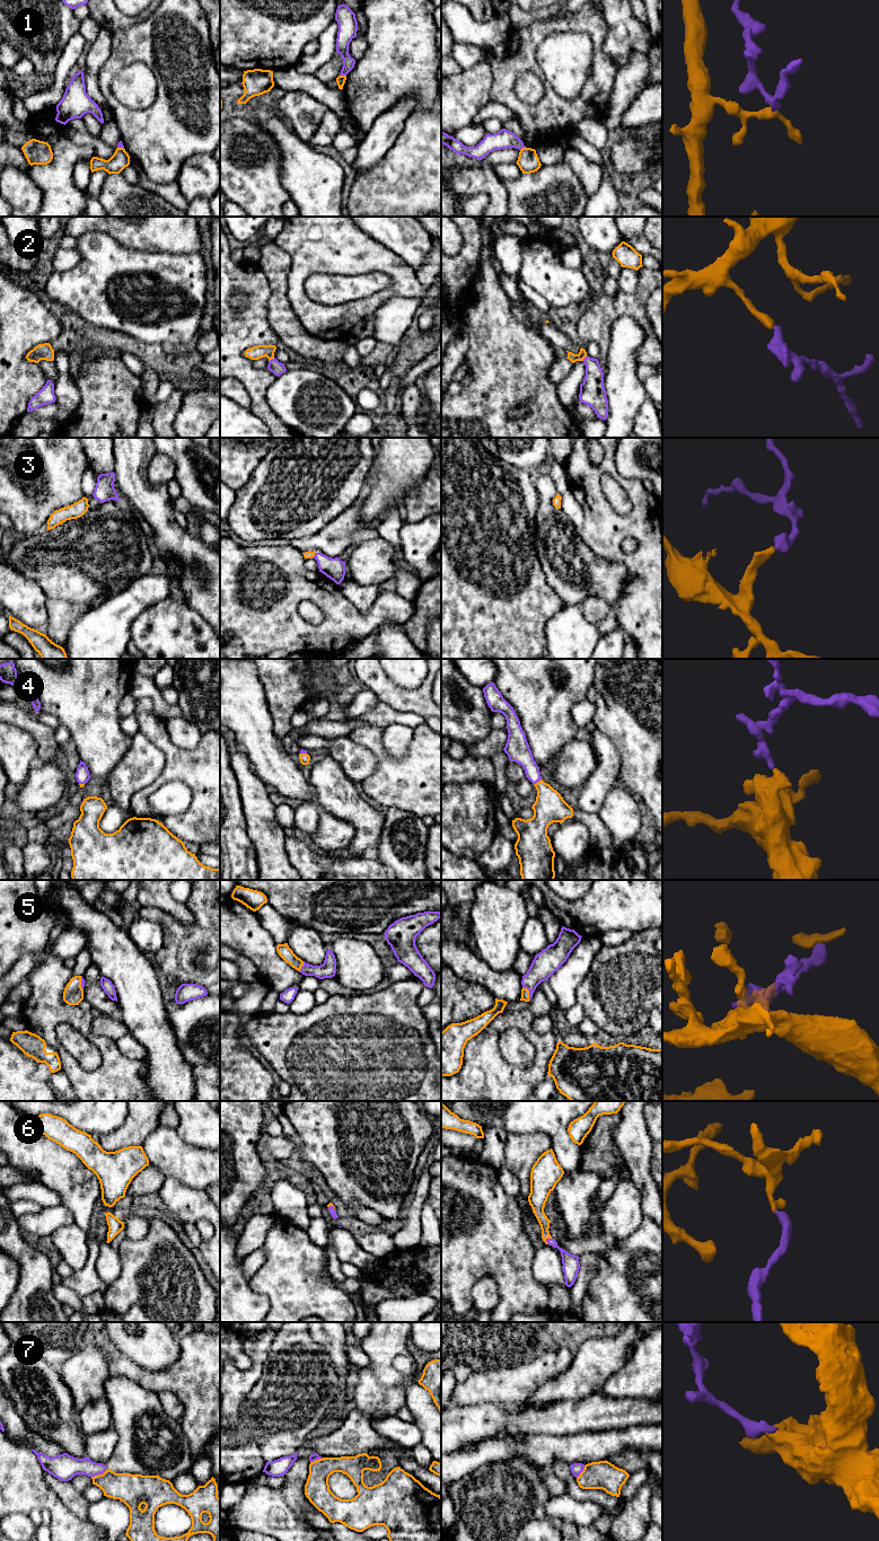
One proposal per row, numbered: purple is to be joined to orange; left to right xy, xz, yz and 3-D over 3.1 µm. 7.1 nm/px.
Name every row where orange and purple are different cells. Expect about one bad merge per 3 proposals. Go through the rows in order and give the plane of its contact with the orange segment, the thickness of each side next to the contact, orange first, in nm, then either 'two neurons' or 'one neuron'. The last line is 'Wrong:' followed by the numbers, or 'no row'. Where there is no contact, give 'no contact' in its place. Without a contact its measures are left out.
1: meets orange in xz; 60 nm thick on the orange side, 100 nm on the other; two neurons
2: meets orange in xz; 100 nm thick on the orange side, 90 nm on the other; one neuron
3: meets orange in xz; 50 nm thick on the orange side, 150 nm on the other; one neuron
4: meets orange in yz; 220 nm thick on the orange side, 150 nm on the other; one neuron
5: meets orange in yz; 60 nm thick on the orange side, 180 nm on the other; one neuron
6: meets orange in yz; 90 nm thick on the orange side, 110 nm on the other; one neuron
7: meets orange in xy; 220 nm thick on the orange side, 180 nm on the other; two neurons
Wrong: 1, 7

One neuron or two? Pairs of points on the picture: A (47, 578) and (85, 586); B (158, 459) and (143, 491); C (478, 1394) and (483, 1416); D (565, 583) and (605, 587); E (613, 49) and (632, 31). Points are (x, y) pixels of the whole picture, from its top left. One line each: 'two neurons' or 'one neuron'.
A: one neuron
B: two neurons
C: two neurons
D: one neuron
E: one neuron

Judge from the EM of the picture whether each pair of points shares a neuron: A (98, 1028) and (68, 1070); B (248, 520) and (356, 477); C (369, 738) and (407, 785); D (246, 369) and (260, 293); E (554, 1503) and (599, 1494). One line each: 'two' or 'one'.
A: two
B: one
C: one
D: one
E: two

